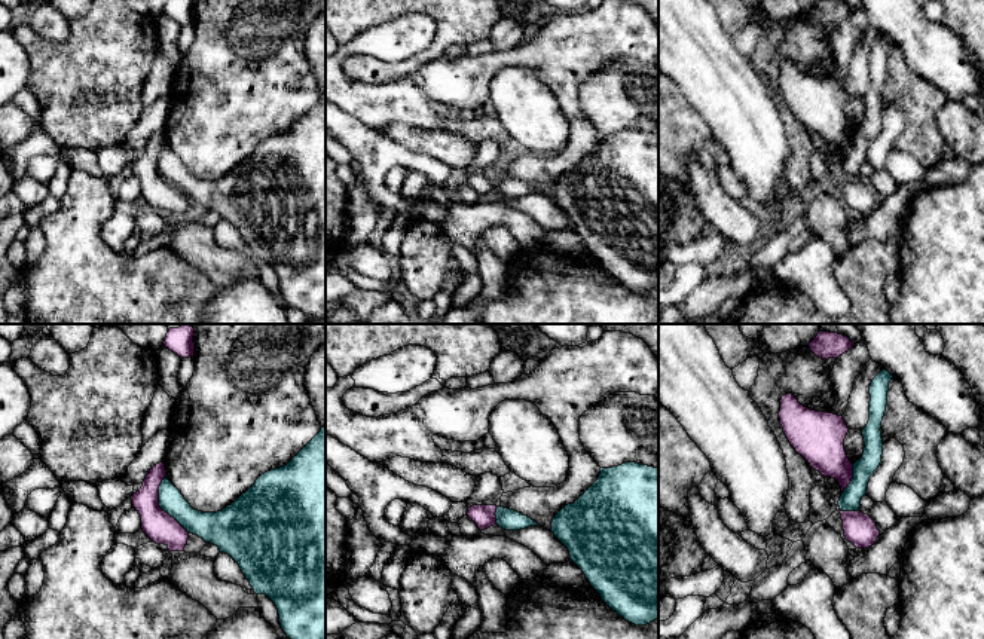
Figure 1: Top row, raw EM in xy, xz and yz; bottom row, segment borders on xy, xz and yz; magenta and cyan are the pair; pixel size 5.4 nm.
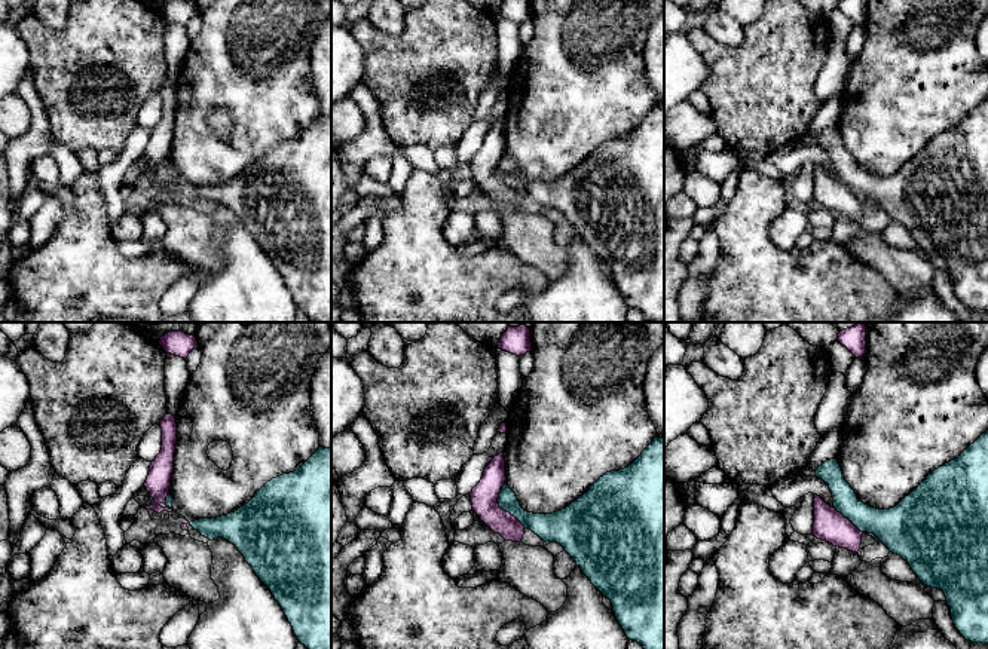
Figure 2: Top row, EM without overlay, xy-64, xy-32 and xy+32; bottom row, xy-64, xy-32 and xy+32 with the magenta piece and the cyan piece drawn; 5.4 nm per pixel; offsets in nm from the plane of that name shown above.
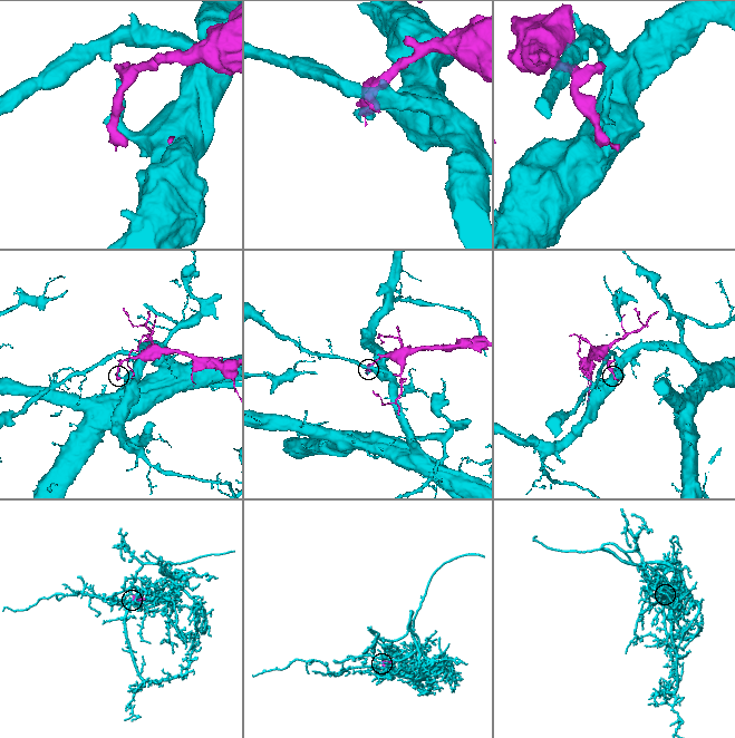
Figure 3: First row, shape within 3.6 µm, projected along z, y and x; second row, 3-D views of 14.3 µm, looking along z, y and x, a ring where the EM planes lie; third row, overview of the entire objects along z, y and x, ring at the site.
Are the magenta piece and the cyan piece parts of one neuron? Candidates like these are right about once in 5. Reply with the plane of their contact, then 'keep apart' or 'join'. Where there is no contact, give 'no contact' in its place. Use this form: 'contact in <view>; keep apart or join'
contact in xy; keep apart

